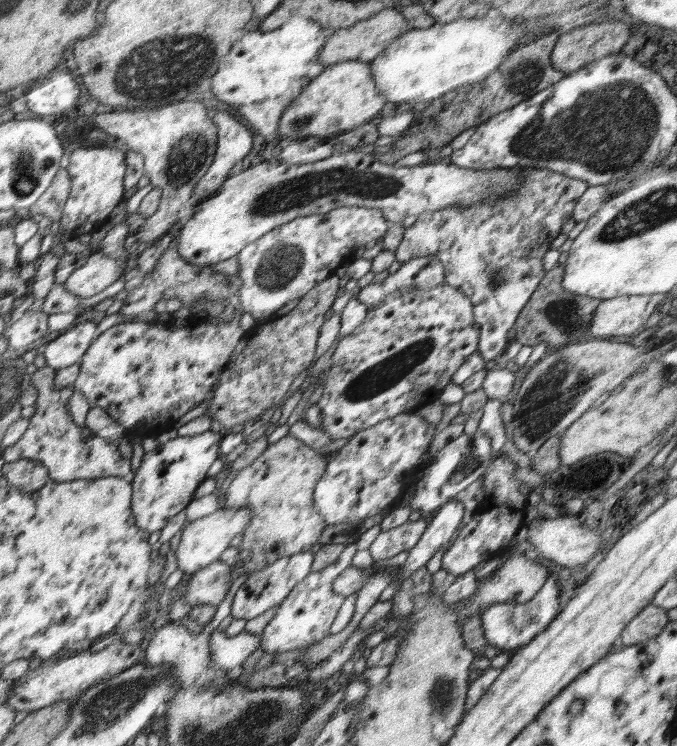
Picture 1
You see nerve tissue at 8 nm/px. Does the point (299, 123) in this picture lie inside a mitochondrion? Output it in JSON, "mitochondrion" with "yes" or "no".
{"mitochondrion":"yes"}

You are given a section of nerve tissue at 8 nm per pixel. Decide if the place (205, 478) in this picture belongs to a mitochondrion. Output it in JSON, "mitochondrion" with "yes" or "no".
{"mitochondrion":"no"}

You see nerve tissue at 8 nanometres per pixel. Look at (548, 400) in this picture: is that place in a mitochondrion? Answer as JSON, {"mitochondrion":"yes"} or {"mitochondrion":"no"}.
{"mitochondrion":"yes"}

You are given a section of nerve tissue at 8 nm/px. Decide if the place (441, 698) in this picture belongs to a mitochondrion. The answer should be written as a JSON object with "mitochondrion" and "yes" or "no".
{"mitochondrion":"yes"}

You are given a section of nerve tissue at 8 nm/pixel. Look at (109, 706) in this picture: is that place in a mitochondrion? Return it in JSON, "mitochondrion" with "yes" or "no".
{"mitochondrion":"yes"}

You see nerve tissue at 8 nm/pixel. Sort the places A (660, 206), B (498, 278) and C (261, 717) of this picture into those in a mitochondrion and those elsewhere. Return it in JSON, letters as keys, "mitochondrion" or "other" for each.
{"A":"mitochondrion","B":"mitochondrion","C":"mitochondrion"}

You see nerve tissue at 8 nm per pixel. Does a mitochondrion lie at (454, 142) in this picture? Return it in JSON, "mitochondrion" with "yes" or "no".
{"mitochondrion":"no"}

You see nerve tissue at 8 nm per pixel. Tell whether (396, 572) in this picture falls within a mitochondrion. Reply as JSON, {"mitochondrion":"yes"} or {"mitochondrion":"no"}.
{"mitochondrion":"no"}

